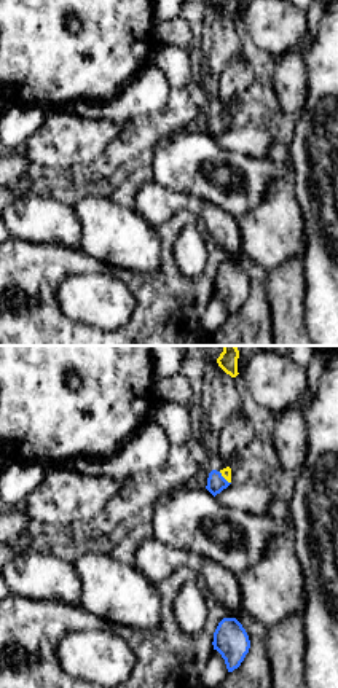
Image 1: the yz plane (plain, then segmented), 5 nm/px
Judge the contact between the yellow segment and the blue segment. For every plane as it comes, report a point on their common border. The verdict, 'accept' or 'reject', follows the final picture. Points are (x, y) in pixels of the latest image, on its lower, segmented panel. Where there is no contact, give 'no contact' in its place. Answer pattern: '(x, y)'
(225, 478)

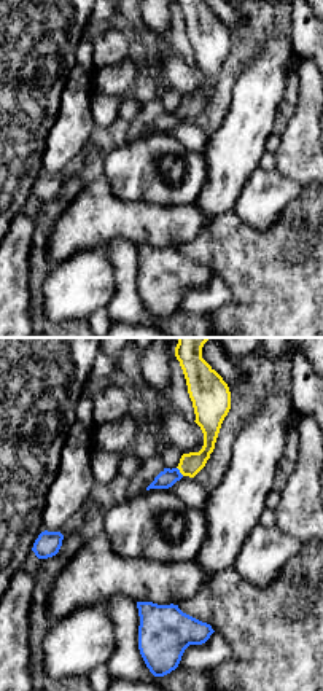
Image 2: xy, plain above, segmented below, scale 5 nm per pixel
(180, 472)

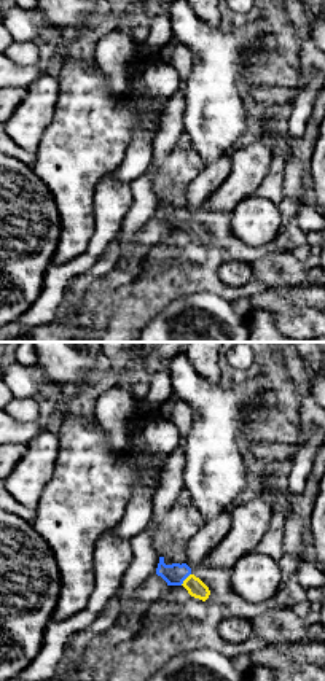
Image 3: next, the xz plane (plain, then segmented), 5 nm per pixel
(185, 579)

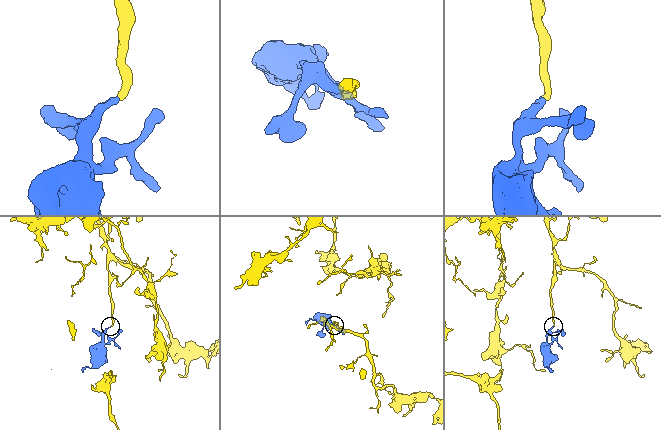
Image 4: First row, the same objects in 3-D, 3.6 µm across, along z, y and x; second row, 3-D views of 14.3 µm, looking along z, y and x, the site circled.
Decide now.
accept

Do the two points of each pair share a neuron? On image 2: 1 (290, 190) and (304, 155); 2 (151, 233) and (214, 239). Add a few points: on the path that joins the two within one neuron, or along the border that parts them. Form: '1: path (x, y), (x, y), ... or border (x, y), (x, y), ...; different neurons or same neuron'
1: border (274, 167), (301, 187); different neurons
2: border (214, 218), (199, 233), (175, 247); different neurons

